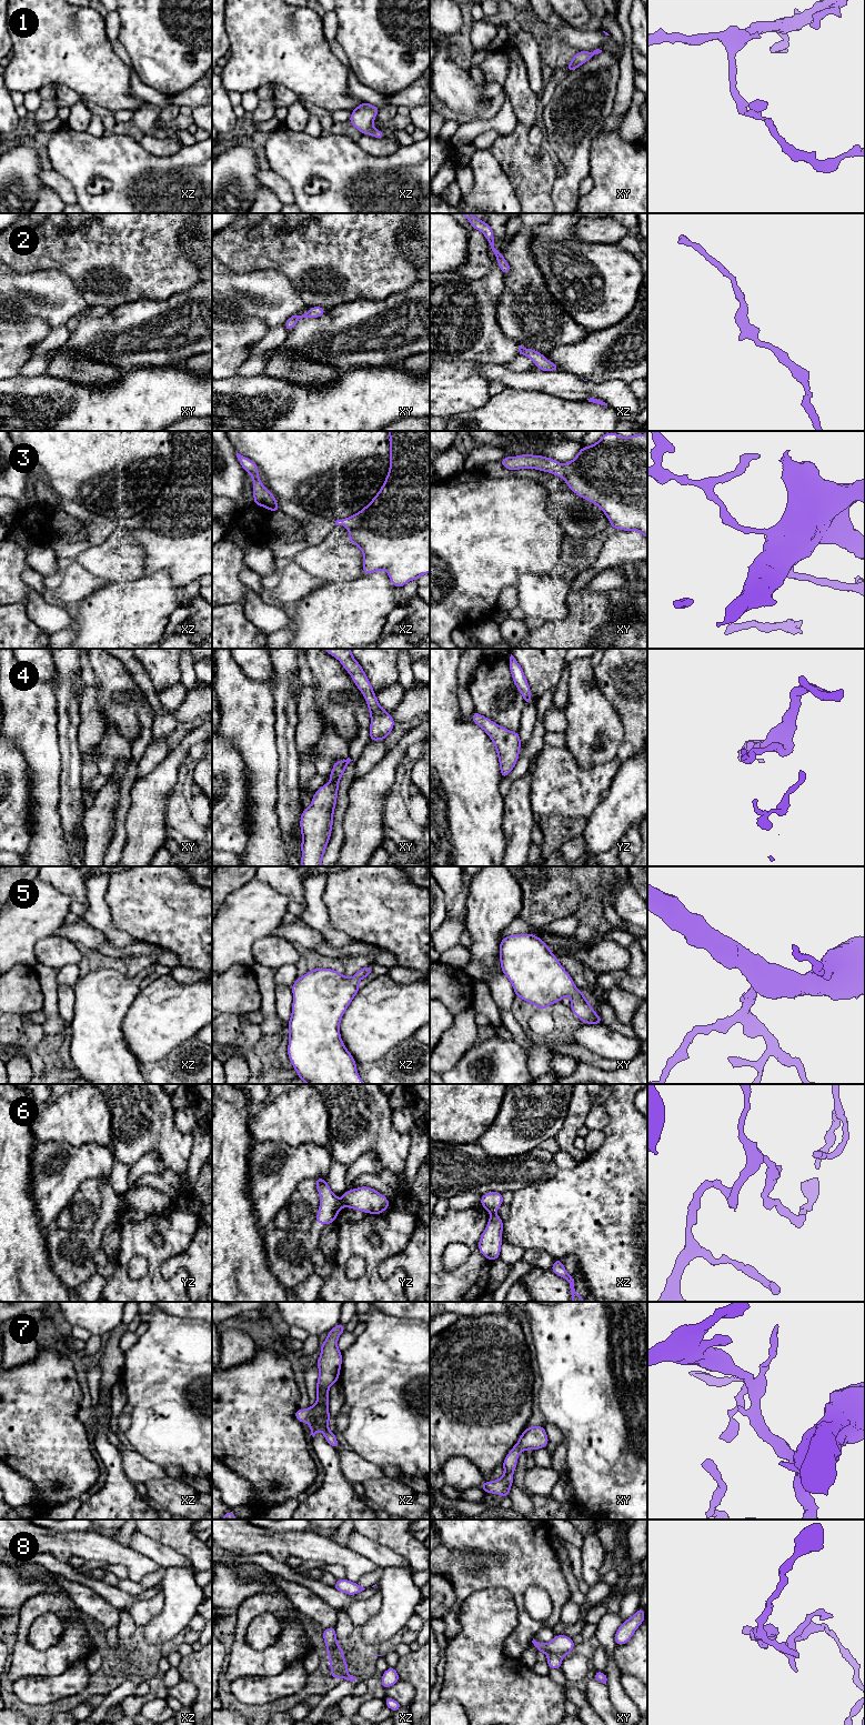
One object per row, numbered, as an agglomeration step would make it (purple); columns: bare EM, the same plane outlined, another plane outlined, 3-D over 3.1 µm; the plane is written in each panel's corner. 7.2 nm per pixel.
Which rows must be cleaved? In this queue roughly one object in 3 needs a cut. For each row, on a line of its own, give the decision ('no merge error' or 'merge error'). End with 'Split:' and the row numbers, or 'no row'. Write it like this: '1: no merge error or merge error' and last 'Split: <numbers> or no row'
1: no merge error
2: no merge error
3: no merge error
4: no merge error
5: no merge error
6: merge error
7: no merge error
8: merge error
Split: 6, 8

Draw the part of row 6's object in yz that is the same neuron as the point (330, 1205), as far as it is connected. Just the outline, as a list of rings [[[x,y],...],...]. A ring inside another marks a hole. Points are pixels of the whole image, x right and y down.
[[[319,1177],[314,1180],[314,1182],[321,1199],[315,1222],[328,1225],[335,1222],[338,1213],[342,1207],[341,1201],[330,1190],[330,1186],[324,1179]]]

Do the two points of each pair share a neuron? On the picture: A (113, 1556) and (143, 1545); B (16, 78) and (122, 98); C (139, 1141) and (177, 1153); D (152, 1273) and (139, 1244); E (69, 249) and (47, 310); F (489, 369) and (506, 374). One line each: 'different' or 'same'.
A: different
B: same
C: same
D: same
E: different
F: same

